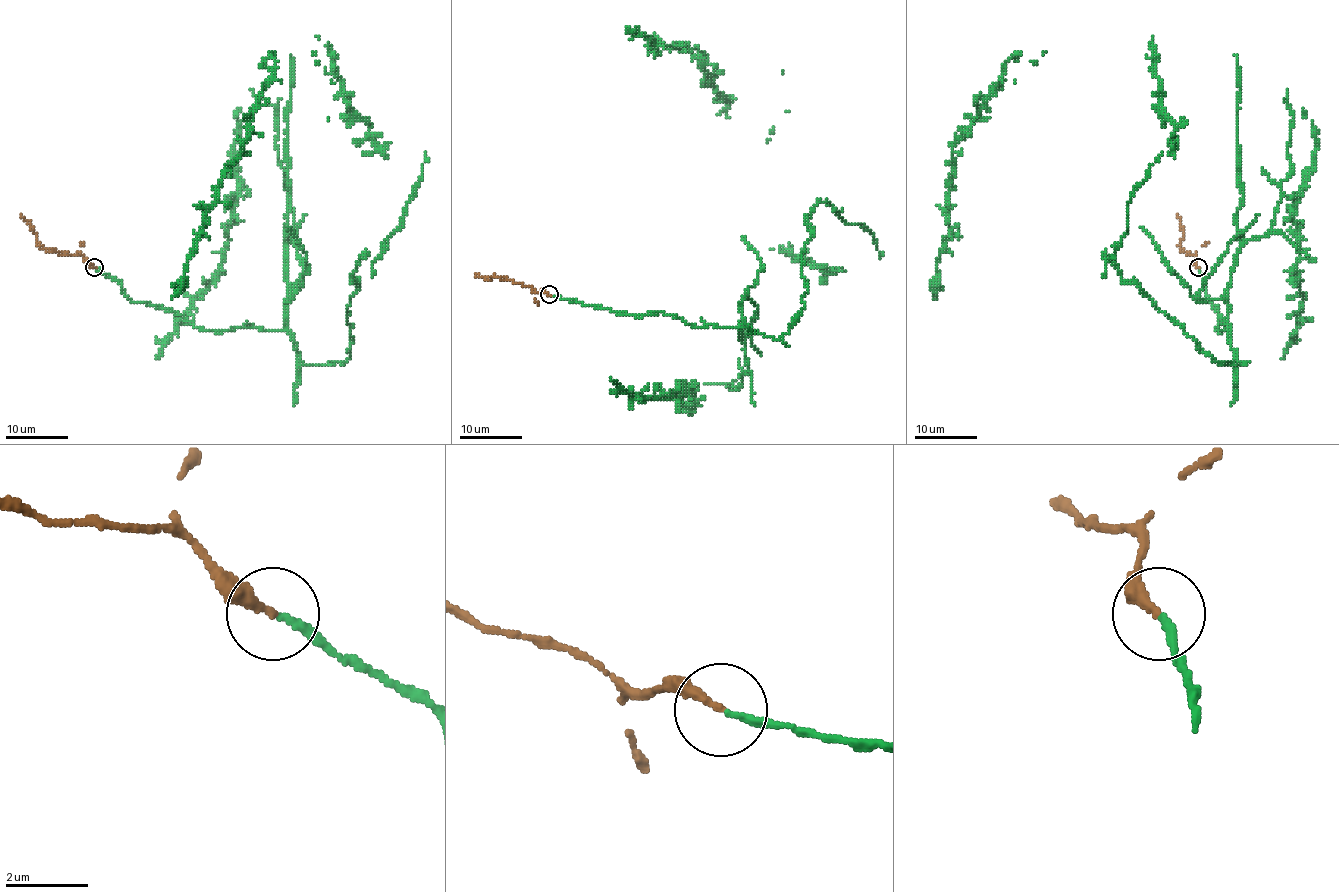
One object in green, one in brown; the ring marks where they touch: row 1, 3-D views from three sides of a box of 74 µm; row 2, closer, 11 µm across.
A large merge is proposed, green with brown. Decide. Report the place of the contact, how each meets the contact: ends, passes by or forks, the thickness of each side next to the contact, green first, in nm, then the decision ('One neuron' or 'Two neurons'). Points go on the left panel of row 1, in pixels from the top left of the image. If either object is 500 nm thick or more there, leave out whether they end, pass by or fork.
Place: (94, 267). At the ring green ends. At the ring brown ends. Thickness 170 nm (green) against 240 nm. One neuron

